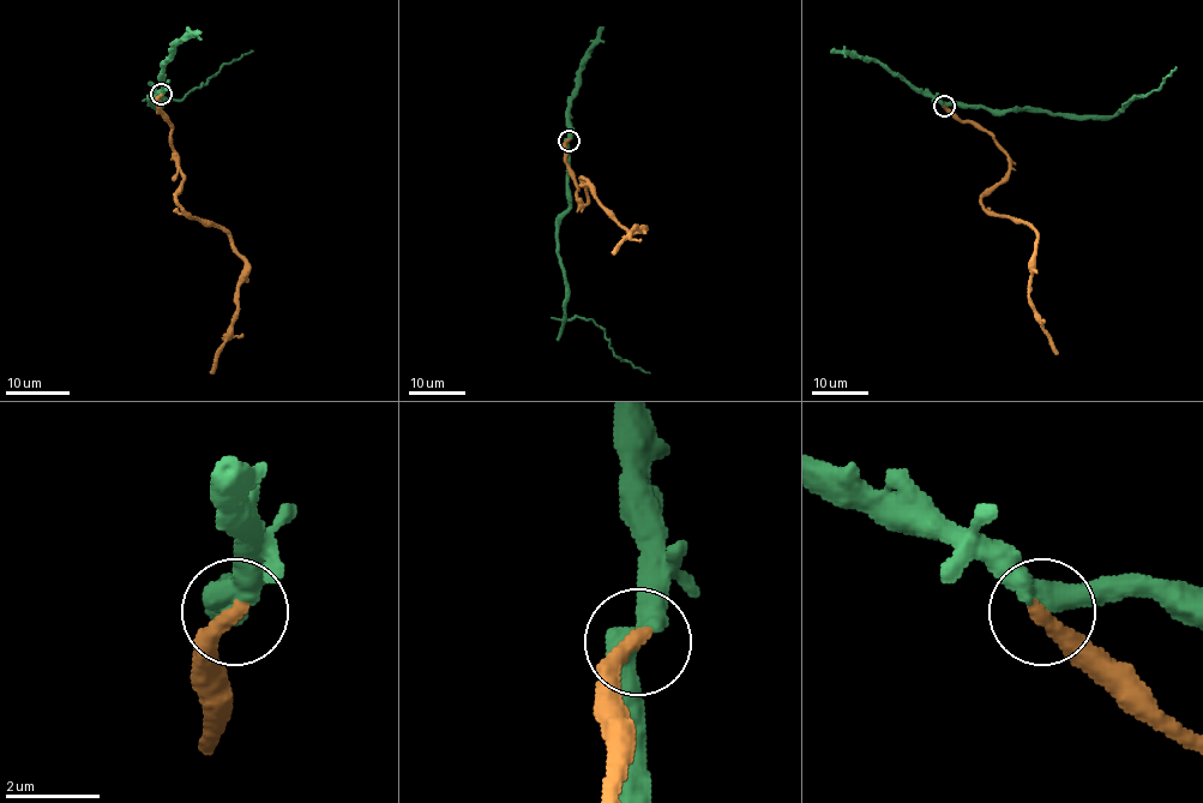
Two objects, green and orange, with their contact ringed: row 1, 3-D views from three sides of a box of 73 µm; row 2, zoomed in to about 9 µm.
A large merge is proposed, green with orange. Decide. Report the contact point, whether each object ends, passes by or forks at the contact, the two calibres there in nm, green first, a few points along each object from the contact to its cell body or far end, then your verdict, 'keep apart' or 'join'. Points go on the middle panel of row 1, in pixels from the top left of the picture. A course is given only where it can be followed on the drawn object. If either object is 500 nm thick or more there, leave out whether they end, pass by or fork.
place (569, 141); green passes by; orange ends; calibres 480 and 380 nm; course green (567, 141), (569, 210), (558, 222), (567, 319), (590, 318), (605, 333), (617, 355), (650, 372); course orange (567, 141), (576, 201), (588, 202), (583, 178), (629, 233), (643, 231), (636, 226), (613, 253); keep apart

